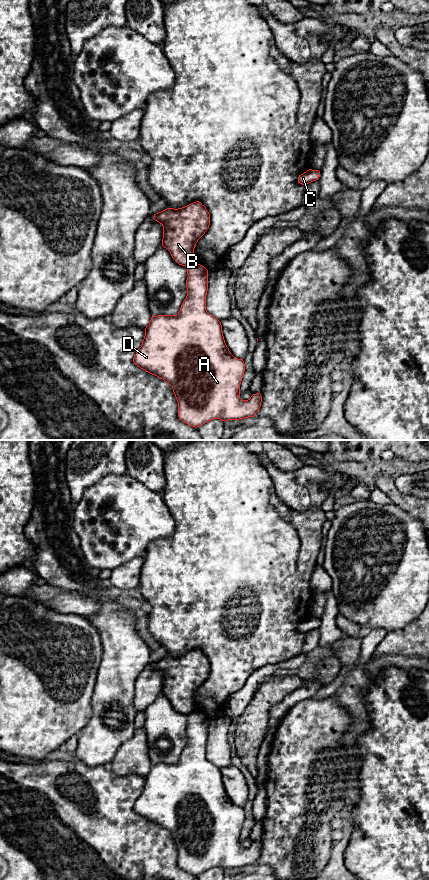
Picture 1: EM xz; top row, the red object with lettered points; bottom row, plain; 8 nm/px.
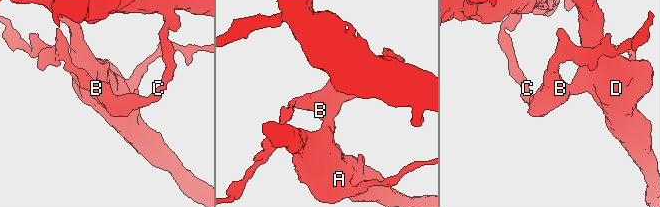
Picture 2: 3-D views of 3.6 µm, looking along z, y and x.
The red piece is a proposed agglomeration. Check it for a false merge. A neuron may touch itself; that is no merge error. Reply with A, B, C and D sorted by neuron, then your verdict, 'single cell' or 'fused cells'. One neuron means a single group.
A D / B C; fused cells

